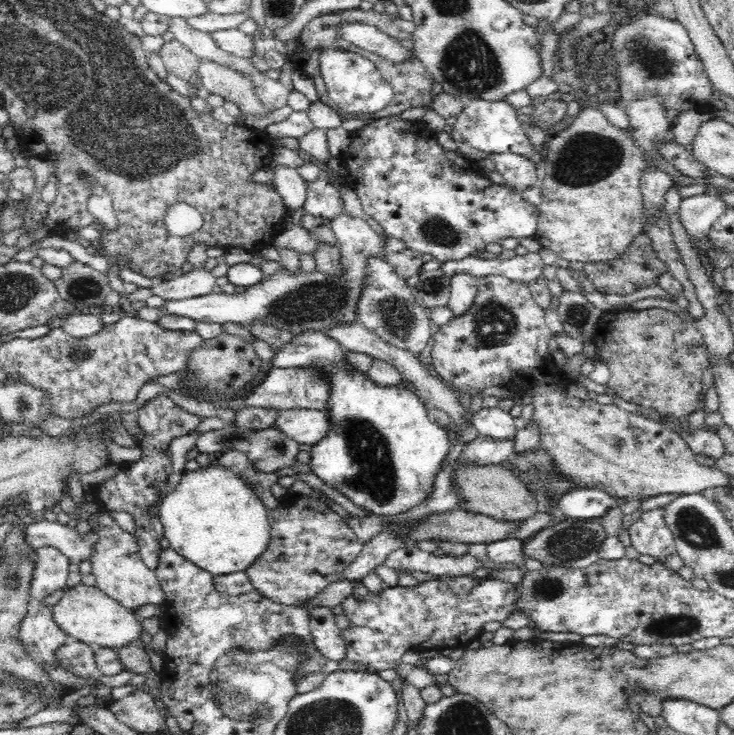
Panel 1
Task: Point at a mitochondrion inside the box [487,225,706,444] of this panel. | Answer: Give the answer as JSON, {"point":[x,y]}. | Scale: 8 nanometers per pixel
{"point":[577,315]}

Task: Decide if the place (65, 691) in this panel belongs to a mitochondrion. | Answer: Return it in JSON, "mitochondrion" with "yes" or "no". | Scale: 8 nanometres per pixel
{"mitochondrion":"no"}

